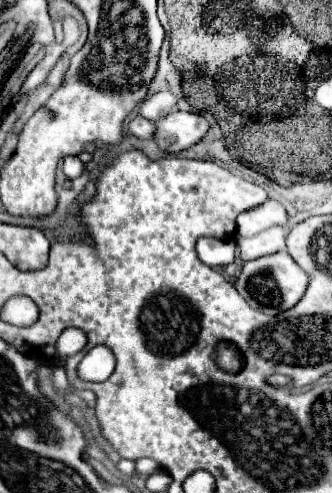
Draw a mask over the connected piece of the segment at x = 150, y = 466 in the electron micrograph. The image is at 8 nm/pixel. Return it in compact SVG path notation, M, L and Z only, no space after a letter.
M140 458L136 462L136 472L142 474L142 476L150 476L150 474L156 474L156 472L164 472L164 468L160 468L160 464L156 464L150 458Z

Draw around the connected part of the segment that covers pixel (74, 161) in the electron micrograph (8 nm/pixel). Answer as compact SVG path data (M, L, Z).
M66 156L64 162L62 162L62 170L70 180L74 180L84 172L84 164L80 162L78 156Z

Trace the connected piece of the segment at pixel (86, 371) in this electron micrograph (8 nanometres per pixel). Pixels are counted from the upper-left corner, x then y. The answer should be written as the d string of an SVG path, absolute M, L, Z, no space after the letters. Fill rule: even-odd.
M94 346L84 354L78 374L90 382L104 382L114 372L114 364L116 358L108 346Z

